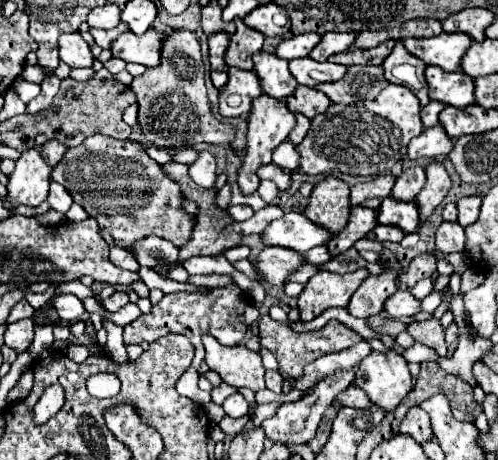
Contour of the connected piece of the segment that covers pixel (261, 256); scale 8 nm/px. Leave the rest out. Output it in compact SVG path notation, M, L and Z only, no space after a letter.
M278 247L262 249L256 257L256 263L252 263L258 277L276 287L280 287L284 279L302 265L304 261L300 253L292 253L290 249L278 249Z

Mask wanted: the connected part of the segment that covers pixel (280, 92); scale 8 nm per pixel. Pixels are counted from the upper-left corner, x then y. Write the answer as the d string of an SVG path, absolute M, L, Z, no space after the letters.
M264 51L256 53L252 61L254 61L254 73L260 79L264 95L284 99L298 87L296 79L288 73L288 61L278 59L276 55Z

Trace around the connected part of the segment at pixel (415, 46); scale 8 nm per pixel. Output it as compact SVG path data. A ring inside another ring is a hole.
M440 33L428 39L402 39L408 53L422 59L426 65L436 65L444 71L460 71L462 55L472 45L472 39L464 33Z

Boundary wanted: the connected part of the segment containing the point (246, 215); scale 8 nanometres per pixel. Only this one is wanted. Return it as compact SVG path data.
M236 205L236 207L230 207L228 209L228 217L232 217L234 221L246 221L254 215L252 207L246 207L246 205Z

